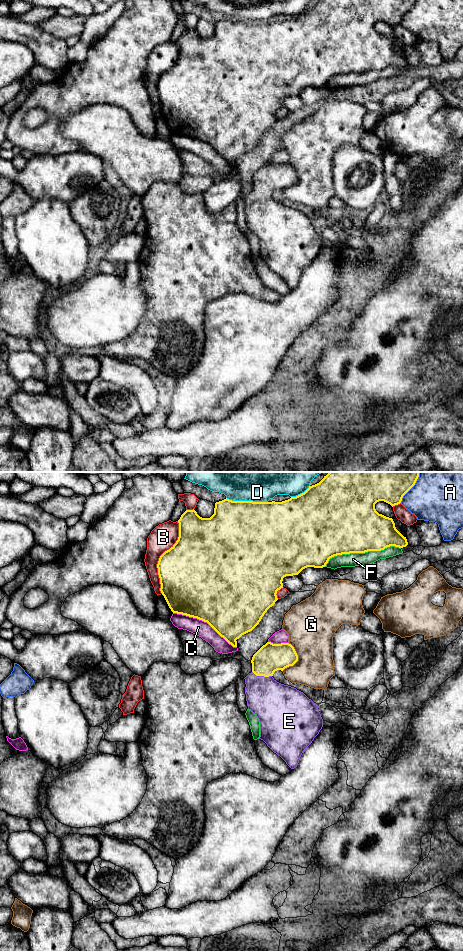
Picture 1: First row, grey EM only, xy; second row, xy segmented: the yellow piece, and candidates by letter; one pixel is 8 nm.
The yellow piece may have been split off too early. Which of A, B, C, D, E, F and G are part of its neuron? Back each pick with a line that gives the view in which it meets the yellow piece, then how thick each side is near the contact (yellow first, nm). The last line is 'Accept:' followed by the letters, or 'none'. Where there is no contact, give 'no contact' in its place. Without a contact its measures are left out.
E: contact in xy; calibres 220 and 340 nm
Accept: E

